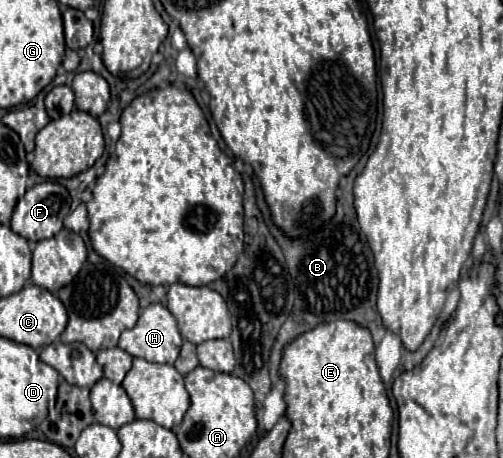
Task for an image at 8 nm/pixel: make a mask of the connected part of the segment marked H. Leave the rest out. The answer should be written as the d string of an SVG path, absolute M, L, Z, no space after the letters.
M153 303L143 309L135 327L125 329L119 339L119 347L133 357L143 357L153 363L173 365L179 357L183 337L177 329L177 321L171 311Z

